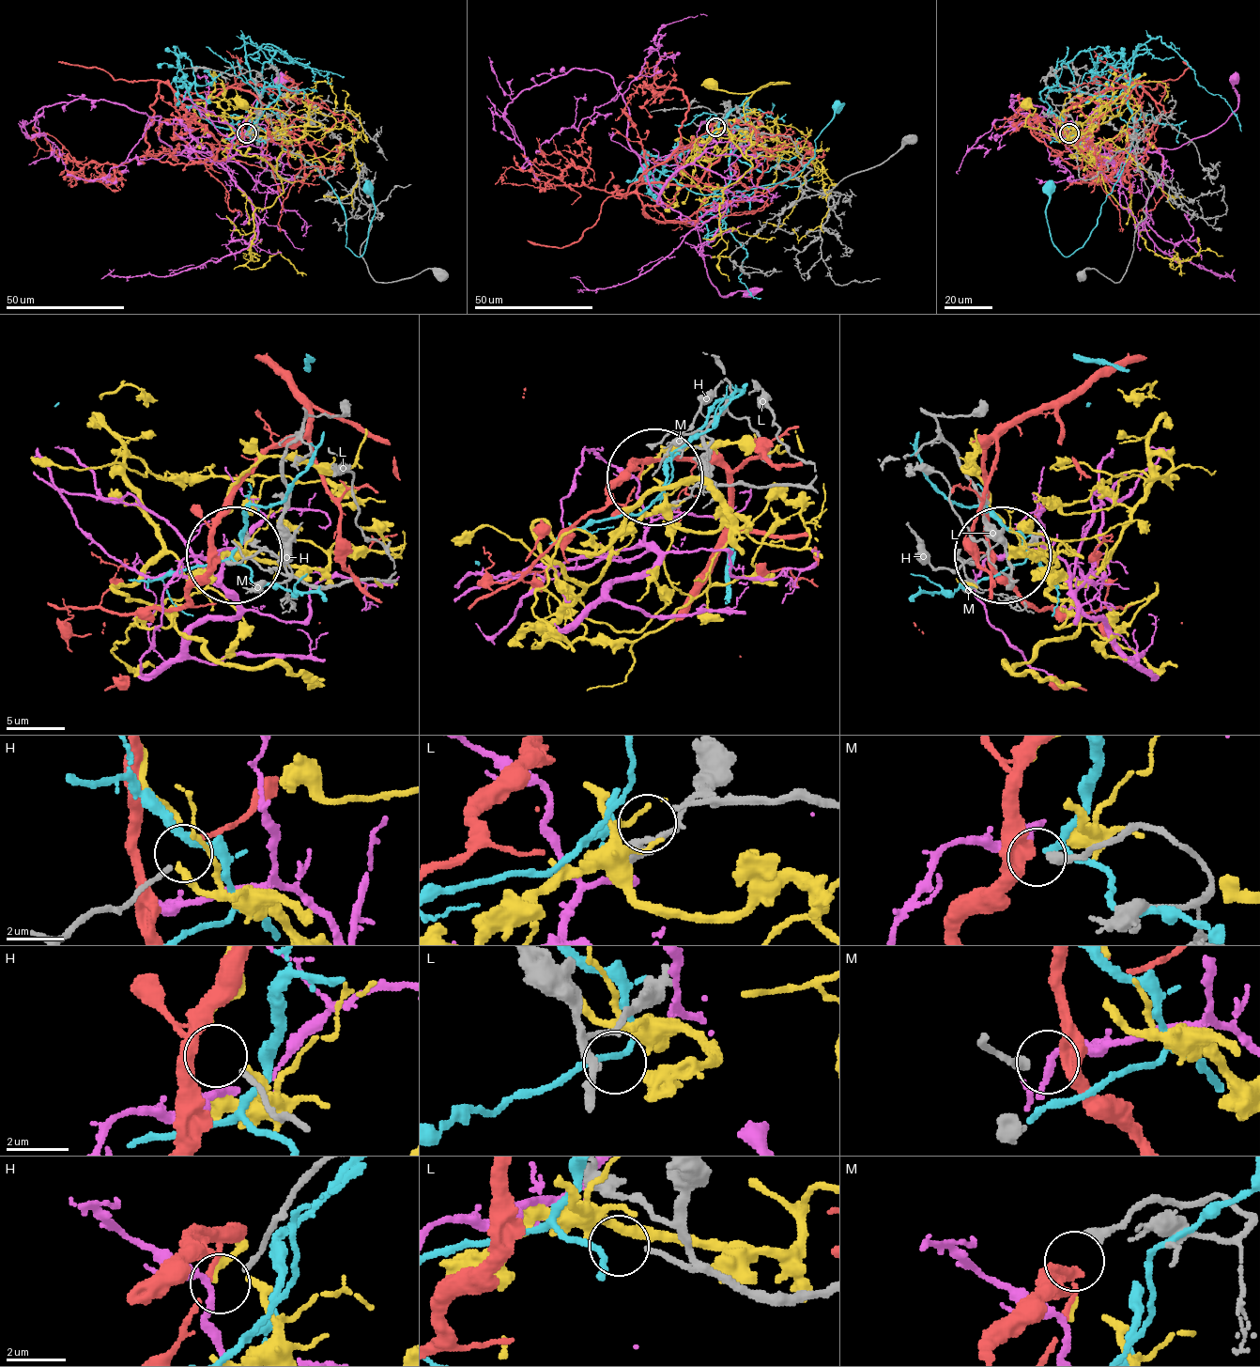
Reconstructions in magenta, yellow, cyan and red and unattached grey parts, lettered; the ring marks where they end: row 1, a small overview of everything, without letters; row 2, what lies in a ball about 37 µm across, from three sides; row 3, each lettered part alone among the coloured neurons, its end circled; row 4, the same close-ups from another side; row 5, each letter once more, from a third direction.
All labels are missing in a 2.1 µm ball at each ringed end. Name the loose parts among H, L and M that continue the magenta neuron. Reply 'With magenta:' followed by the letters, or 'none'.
With magenta: none

